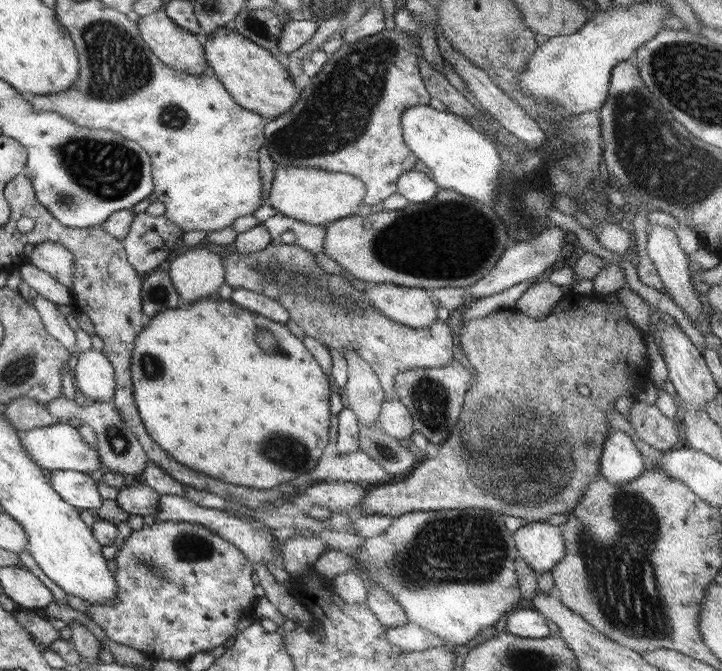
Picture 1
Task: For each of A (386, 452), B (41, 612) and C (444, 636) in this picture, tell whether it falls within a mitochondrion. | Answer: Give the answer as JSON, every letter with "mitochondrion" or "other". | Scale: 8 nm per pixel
{"A":"mitochondrion","B":"other","C":"other"}

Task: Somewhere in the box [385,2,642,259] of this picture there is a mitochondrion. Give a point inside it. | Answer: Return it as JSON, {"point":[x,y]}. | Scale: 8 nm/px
{"point":[509,43]}

